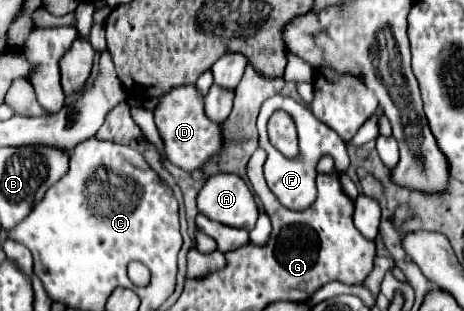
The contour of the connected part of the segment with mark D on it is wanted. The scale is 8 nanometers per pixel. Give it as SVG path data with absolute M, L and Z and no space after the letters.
M182 85L160 97L160 105L154 111L154 121L158 127L158 133L164 141L164 155L170 163L194 171L200 169L202 163L212 159L222 145L222 129L218 123L212 123L204 115L204 99L196 91L194 85Z

